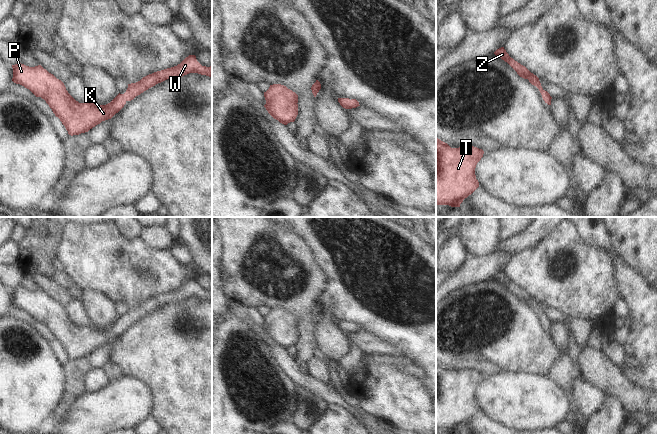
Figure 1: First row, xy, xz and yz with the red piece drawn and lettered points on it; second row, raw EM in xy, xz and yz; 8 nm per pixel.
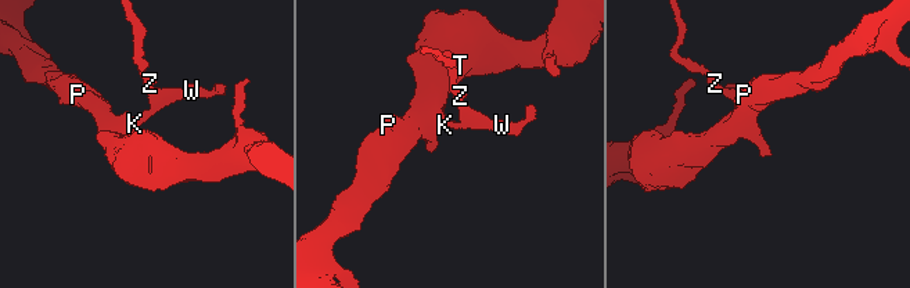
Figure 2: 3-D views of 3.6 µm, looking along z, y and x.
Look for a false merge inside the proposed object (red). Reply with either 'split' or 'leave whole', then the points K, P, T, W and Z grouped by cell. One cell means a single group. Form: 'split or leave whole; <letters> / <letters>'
leave whole; K P T W Z

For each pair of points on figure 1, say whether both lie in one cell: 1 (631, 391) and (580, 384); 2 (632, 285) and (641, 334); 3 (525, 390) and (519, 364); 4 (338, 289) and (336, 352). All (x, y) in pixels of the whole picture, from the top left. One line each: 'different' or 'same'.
1: different
2: same
3: different
4: different

